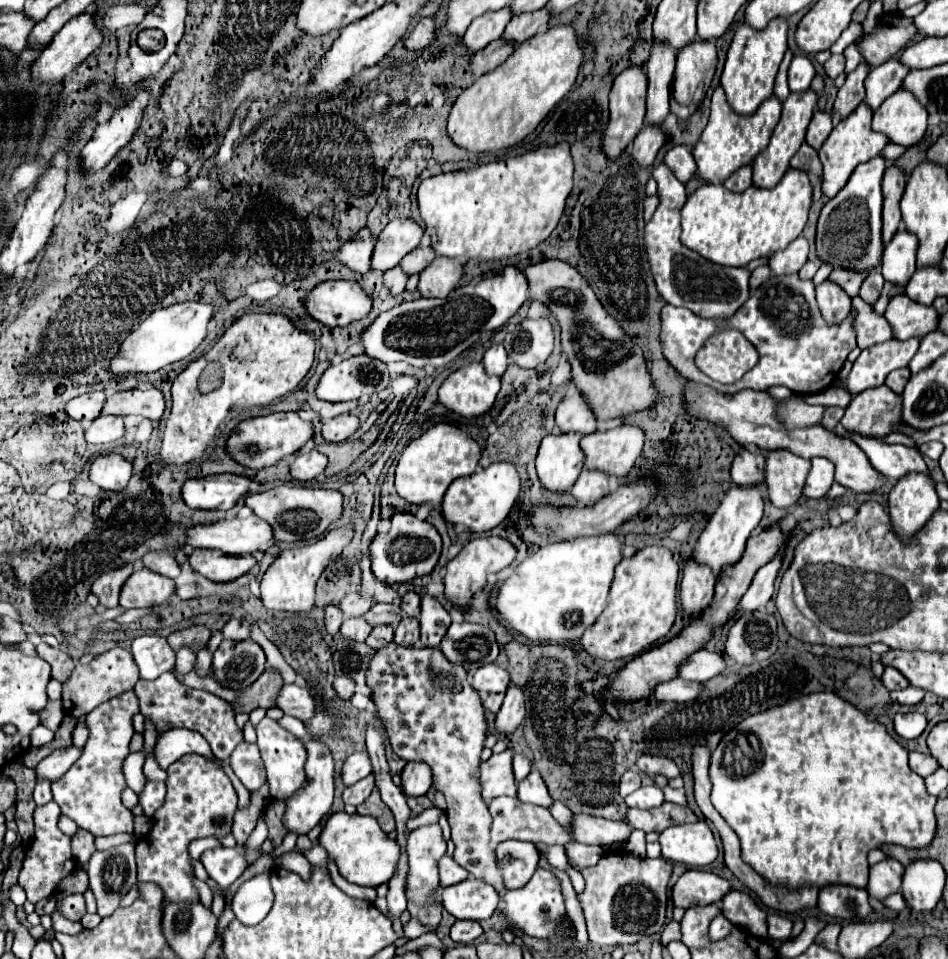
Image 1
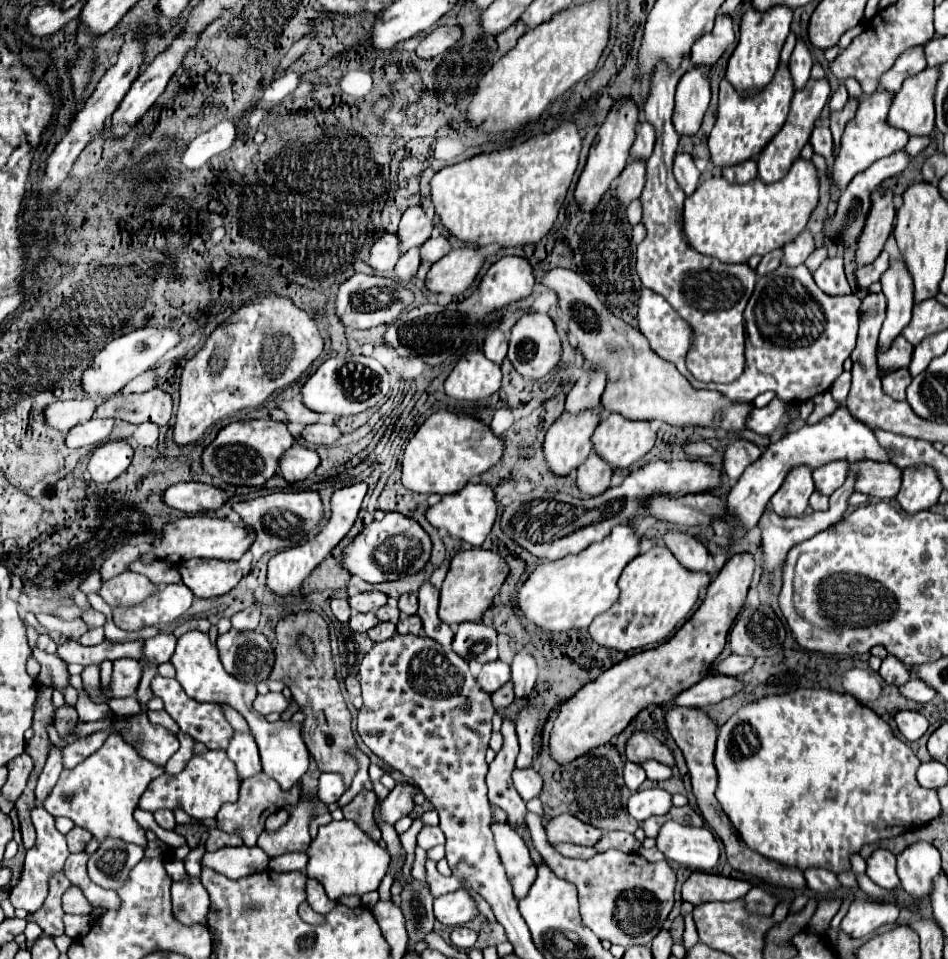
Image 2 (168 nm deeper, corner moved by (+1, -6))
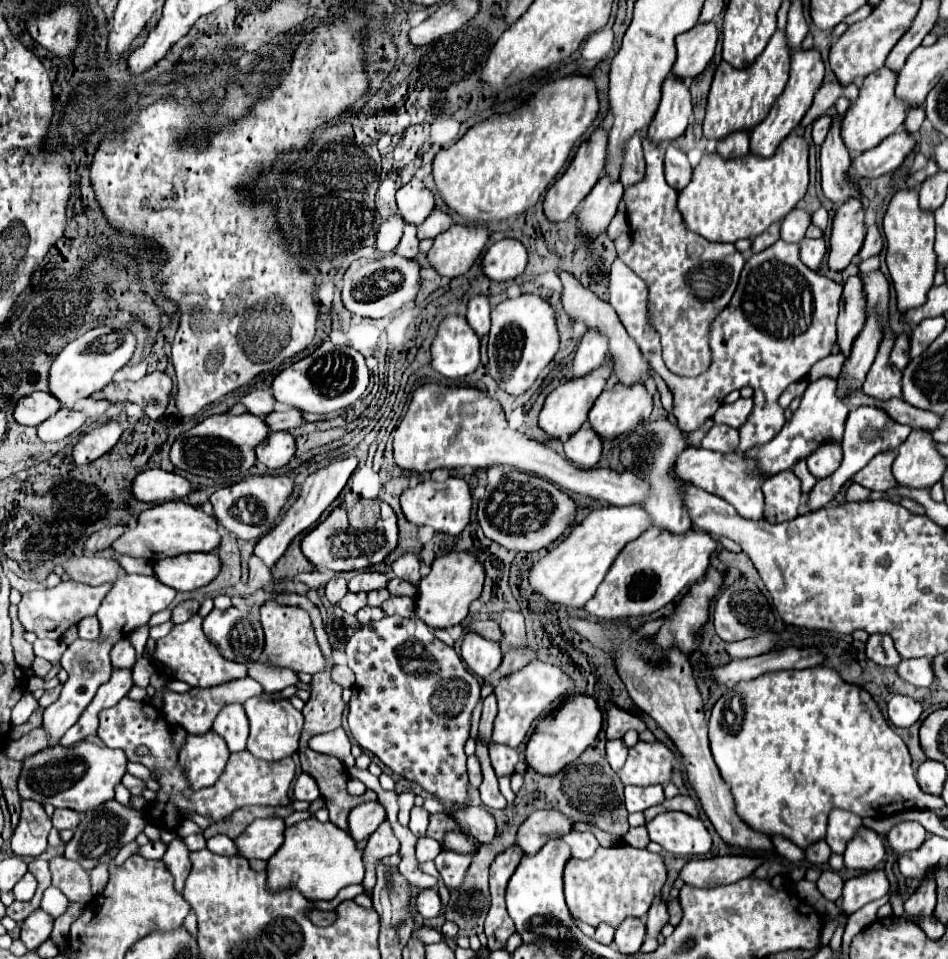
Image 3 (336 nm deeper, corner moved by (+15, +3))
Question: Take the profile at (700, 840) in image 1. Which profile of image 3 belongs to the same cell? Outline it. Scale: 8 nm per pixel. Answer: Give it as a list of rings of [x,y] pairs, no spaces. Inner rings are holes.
[[[685,812],[657,814],[649,824],[649,838],[675,856],[703,856],[711,848],[711,836],[699,818]]]

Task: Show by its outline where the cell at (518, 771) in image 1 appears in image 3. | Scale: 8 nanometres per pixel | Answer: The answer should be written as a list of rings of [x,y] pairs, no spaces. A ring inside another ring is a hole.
[[[531,662],[523,670],[501,680],[495,686],[493,694],[497,696],[497,702],[499,702],[499,714],[495,718],[493,740],[497,744],[517,748],[525,740],[535,718],[549,714],[559,702],[563,702],[569,694],[573,694],[573,682],[559,666],[545,664],[545,662]]]

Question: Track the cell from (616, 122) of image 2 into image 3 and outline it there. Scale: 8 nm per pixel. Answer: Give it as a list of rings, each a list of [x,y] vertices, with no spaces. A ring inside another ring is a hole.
[[[597,126],[593,130],[591,138],[587,142],[579,144],[579,148],[577,148],[569,168],[565,170],[565,174],[547,190],[543,208],[545,208],[545,216],[551,222],[563,222],[563,220],[569,220],[573,216],[573,212],[577,210],[581,200],[591,192],[591,188],[601,178],[601,174],[605,170],[605,160],[607,160],[607,130],[603,126]]]

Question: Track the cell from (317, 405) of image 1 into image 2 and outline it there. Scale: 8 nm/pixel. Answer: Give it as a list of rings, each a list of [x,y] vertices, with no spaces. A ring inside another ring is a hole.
[[[289,399],[287,403],[281,403],[279,409],[283,409],[287,413],[287,427],[295,439],[301,436],[301,431],[306,427],[304,425],[317,423],[317,419],[319,419],[319,413],[313,413],[311,409],[307,409],[301,403],[301,399]]]

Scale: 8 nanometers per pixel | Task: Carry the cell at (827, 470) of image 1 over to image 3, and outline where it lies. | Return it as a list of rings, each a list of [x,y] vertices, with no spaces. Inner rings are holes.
[[[825,444],[825,448],[817,448],[817,452],[809,456],[807,468],[817,480],[821,480],[831,476],[839,468],[841,458],[843,458],[841,448],[833,448],[833,444]]]

